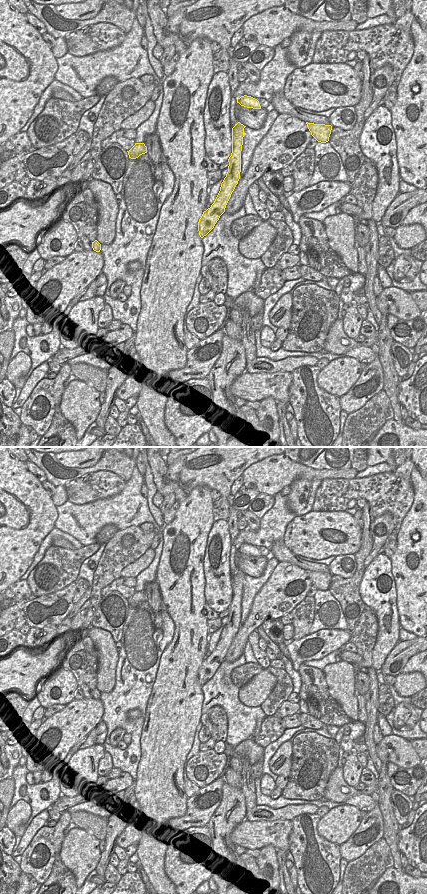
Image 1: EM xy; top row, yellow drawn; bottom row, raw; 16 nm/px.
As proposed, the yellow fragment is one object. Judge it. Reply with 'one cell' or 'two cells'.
one cell

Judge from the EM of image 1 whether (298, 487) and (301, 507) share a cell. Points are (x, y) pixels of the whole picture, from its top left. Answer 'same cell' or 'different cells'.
same cell

